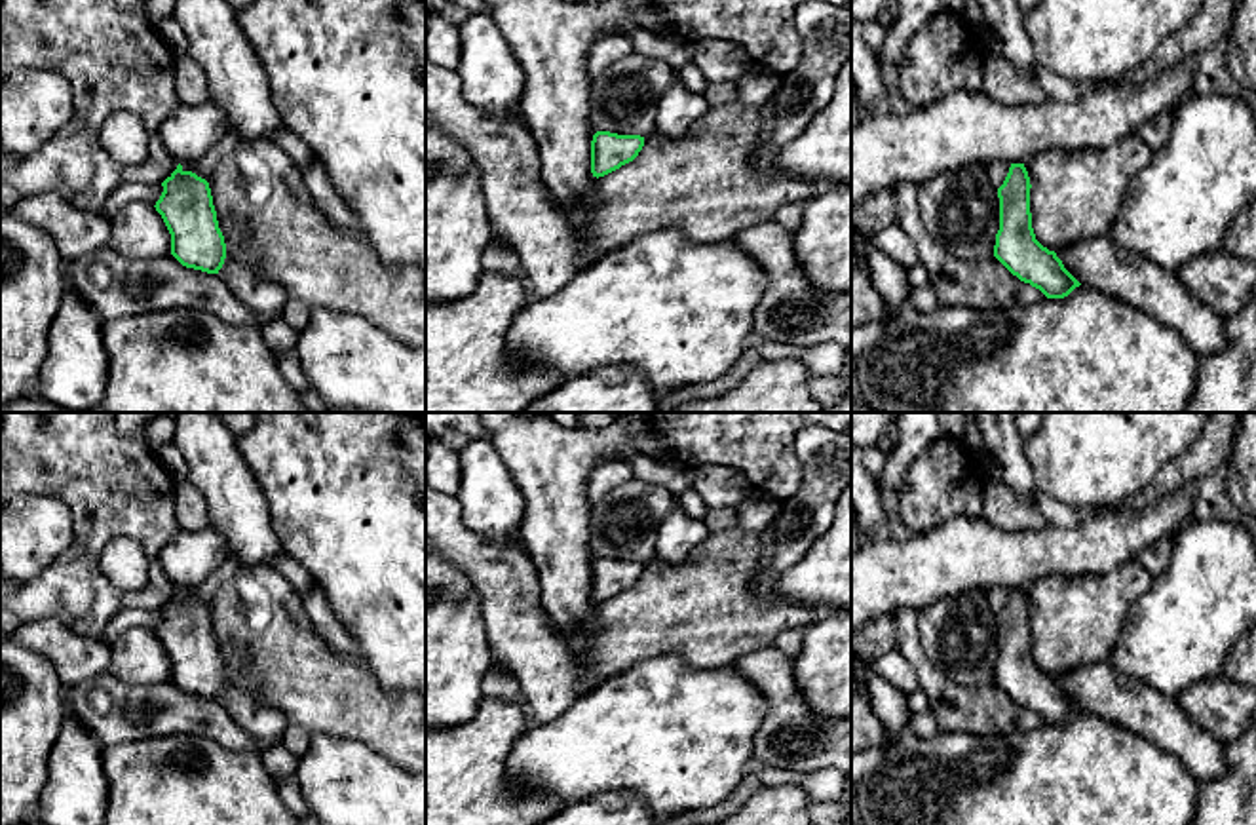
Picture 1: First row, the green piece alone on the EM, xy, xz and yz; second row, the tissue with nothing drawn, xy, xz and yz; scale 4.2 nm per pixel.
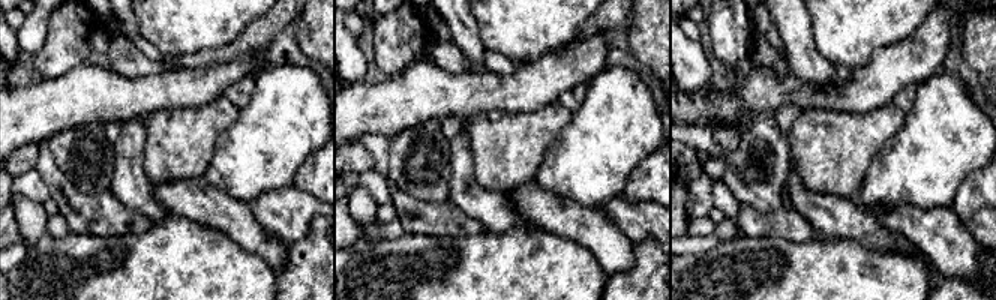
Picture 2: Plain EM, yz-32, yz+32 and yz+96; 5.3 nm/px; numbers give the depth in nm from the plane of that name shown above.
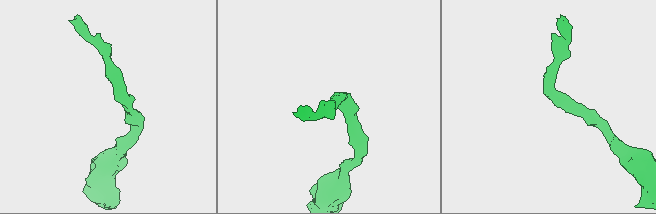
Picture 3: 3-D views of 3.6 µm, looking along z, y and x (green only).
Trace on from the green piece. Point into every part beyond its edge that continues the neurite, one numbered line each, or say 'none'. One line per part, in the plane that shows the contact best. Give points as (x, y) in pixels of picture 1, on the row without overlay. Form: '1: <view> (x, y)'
none

